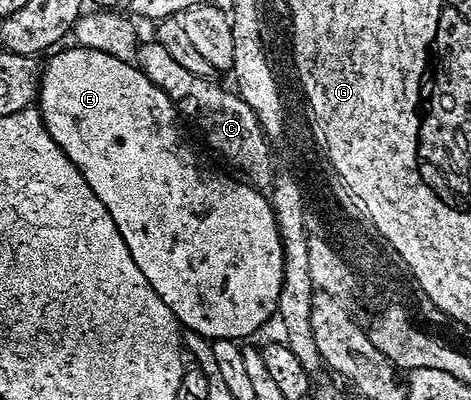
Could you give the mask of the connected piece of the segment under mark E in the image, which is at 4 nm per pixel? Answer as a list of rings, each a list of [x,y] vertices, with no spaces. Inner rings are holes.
[[[61,48],[56,51],[61,51],[61,53],[53,52],[47,58],[49,61],[43,62],[38,90],[40,118],[44,120],[46,131],[50,131],[54,143],[58,143],[58,147],[62,147],[62,151],[68,156],[70,163],[74,163],[74,167],[78,167],[78,171],[86,179],[86,183],[90,183],[94,195],[98,195],[98,199],[102,199],[106,211],[110,211],[110,219],[114,219],[114,227],[118,227],[134,263],[138,263],[138,271],[142,271],[145,285],[151,287],[152,292],[158,295],[158,299],[168,305],[169,314],[175,317],[177,322],[189,333],[197,333],[209,339],[217,337],[241,339],[240,337],[250,336],[255,329],[263,330],[269,319],[272,318],[272,312],[276,309],[282,287],[282,271],[284,270],[280,228],[272,210],[271,200],[267,196],[263,197],[252,186],[255,184],[249,183],[247,180],[235,181],[234,178],[227,177],[224,173],[216,174],[211,173],[208,169],[203,169],[199,159],[196,158],[195,151],[187,149],[180,142],[180,129],[176,126],[178,110],[174,102],[168,98],[166,91],[157,87],[131,60],[123,61],[100,50],[73,48]]]

